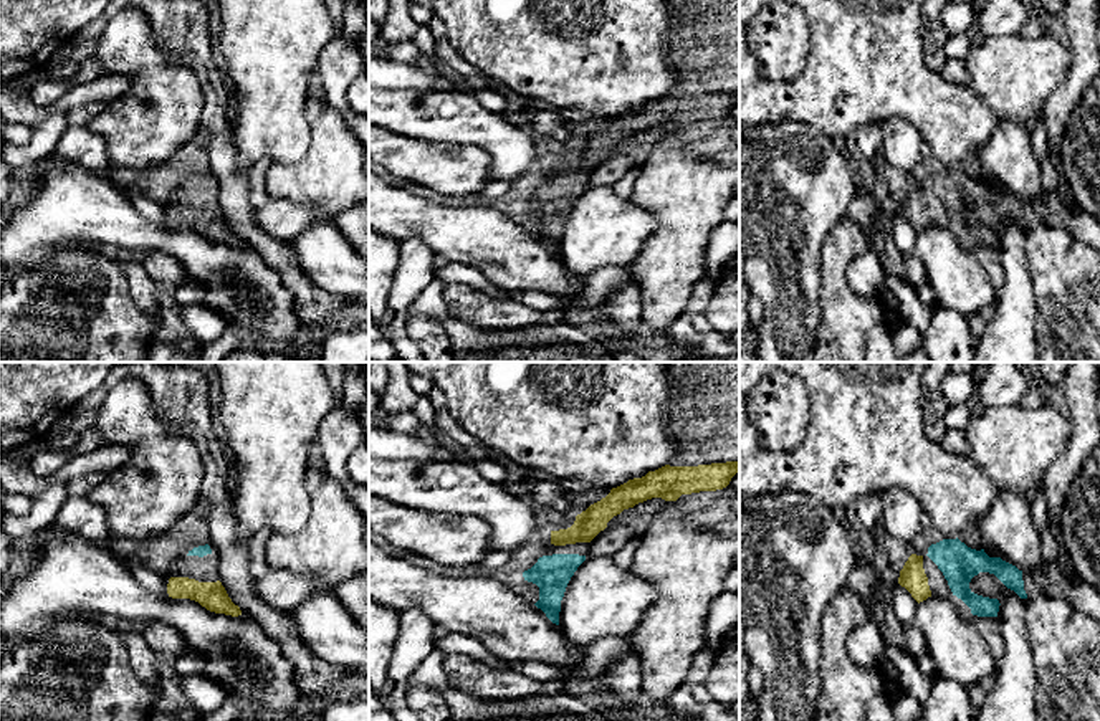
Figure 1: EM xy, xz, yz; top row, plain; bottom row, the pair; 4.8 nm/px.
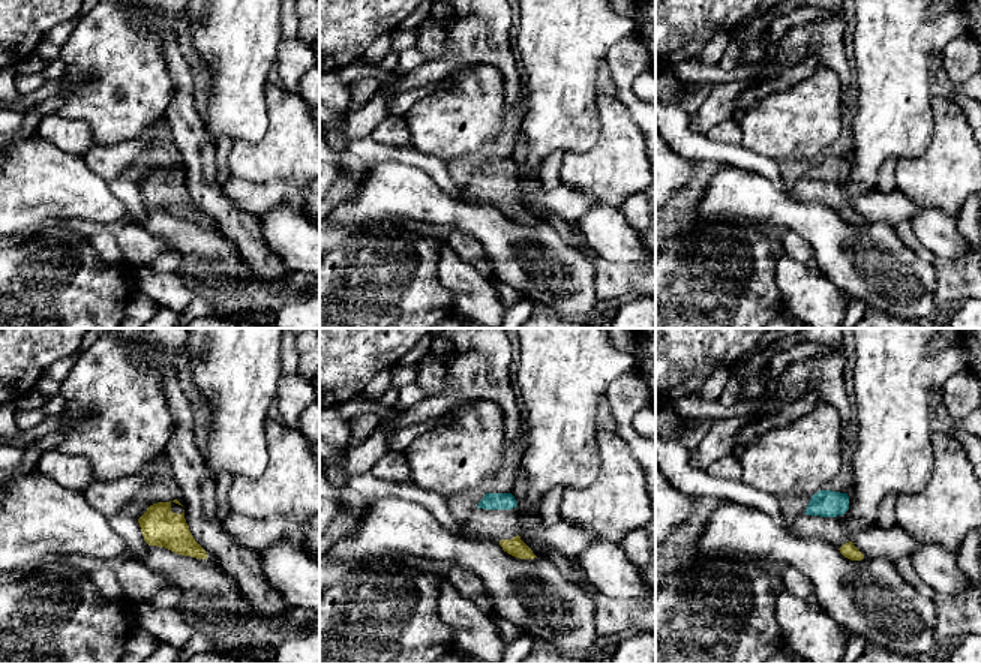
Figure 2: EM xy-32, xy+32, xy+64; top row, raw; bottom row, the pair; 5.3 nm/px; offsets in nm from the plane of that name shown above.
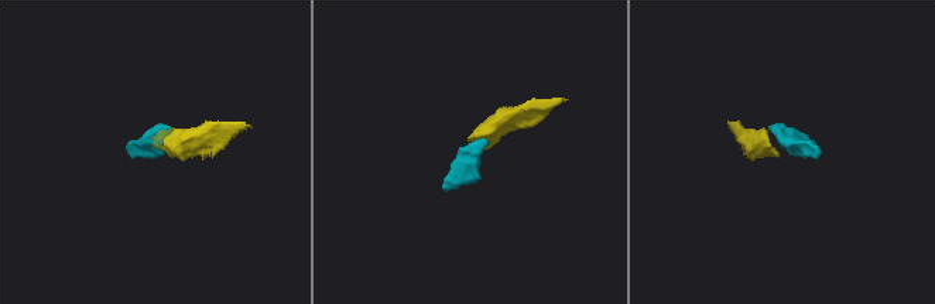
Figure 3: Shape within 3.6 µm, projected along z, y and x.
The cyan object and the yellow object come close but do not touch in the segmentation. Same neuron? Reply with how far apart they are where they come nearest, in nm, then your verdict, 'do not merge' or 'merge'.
30 nm | merge

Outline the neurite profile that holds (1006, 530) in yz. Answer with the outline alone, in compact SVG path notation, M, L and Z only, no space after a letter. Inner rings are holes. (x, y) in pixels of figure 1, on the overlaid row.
M1004 493L994 499L989 511L978 521L983 549L994 552L1019 571L1045 572L1040 532L1031 518L1031 501L1017 493Z

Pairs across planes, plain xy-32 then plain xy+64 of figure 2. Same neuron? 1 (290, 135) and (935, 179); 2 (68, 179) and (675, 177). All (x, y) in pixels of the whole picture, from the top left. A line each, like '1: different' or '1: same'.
1: same
2: different

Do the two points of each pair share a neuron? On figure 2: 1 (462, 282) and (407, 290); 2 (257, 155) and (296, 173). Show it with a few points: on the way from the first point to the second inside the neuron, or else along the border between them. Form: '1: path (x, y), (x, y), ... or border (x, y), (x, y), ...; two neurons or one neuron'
1: border (440, 251), (440, 281), (452, 293), (455, 311); two neurons
2: path (266, 159), (282, 159), (287, 164); one neuron

